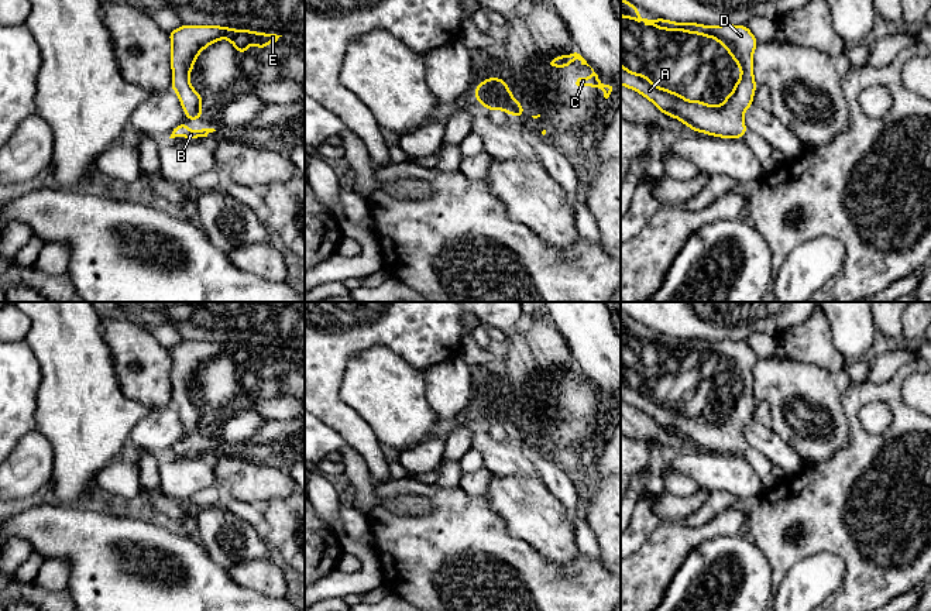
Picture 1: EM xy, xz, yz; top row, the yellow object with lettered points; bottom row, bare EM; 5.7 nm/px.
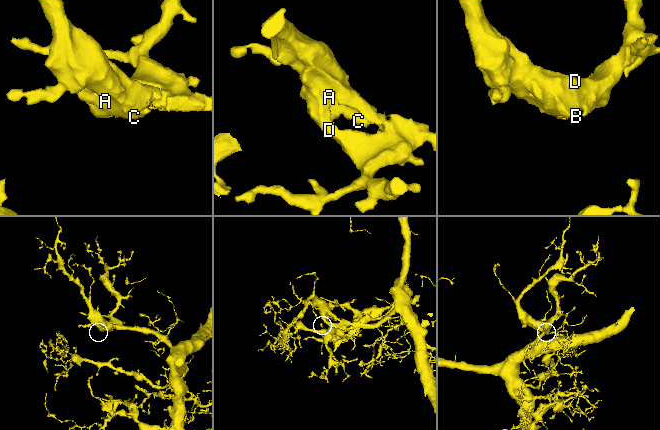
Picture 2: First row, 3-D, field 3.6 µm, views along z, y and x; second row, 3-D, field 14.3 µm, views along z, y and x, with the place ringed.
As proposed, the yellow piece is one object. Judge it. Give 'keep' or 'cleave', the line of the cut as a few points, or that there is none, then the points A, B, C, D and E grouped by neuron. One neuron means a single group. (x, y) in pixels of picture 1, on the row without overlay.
keep; cut none; groups A B C D E

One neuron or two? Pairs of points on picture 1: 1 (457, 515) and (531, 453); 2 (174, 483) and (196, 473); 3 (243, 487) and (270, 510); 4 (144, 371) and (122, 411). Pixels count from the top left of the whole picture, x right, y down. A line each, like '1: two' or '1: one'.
1: two
2: one
3: two
4: two

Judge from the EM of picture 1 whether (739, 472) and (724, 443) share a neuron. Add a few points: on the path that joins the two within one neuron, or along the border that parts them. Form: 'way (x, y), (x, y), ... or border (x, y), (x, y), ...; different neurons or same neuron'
border (697, 448), (721, 453), (739, 453), (758, 473); different neurons

